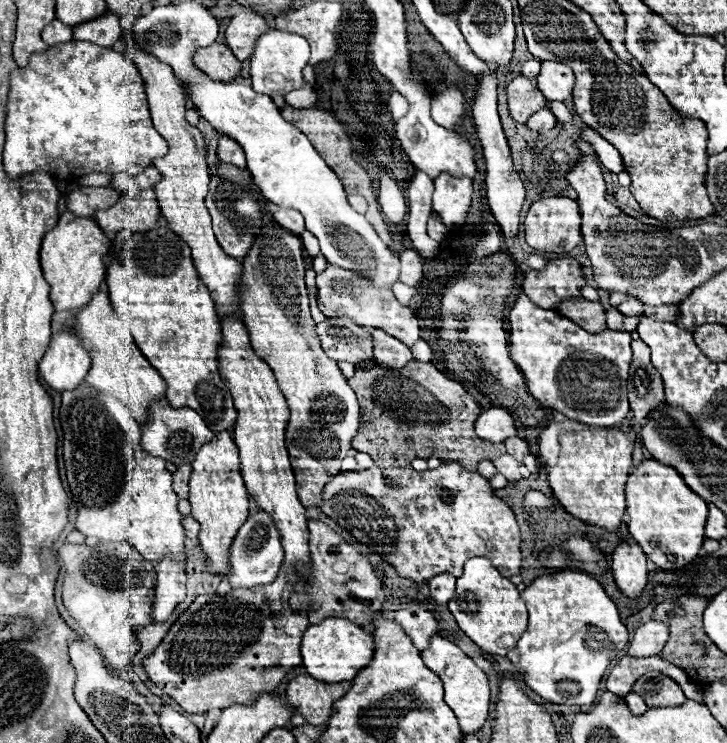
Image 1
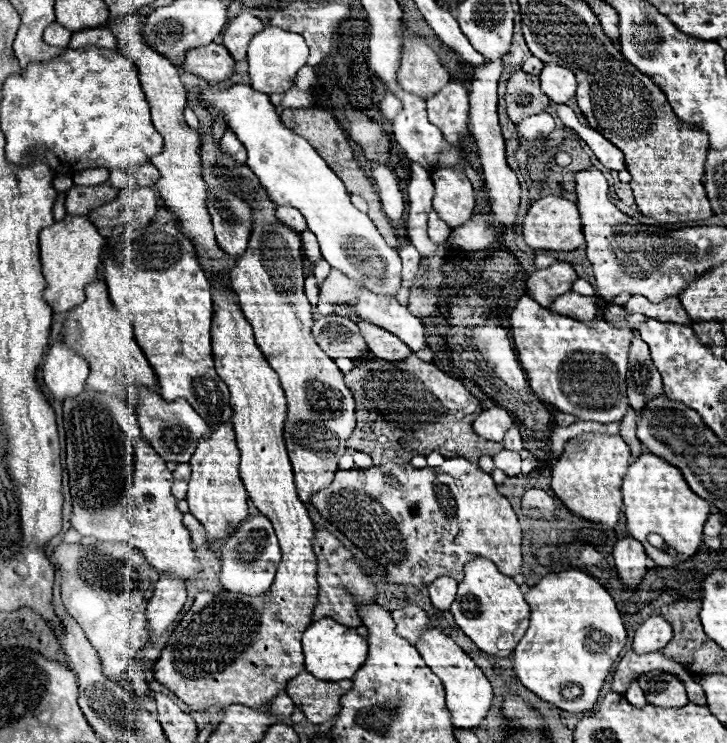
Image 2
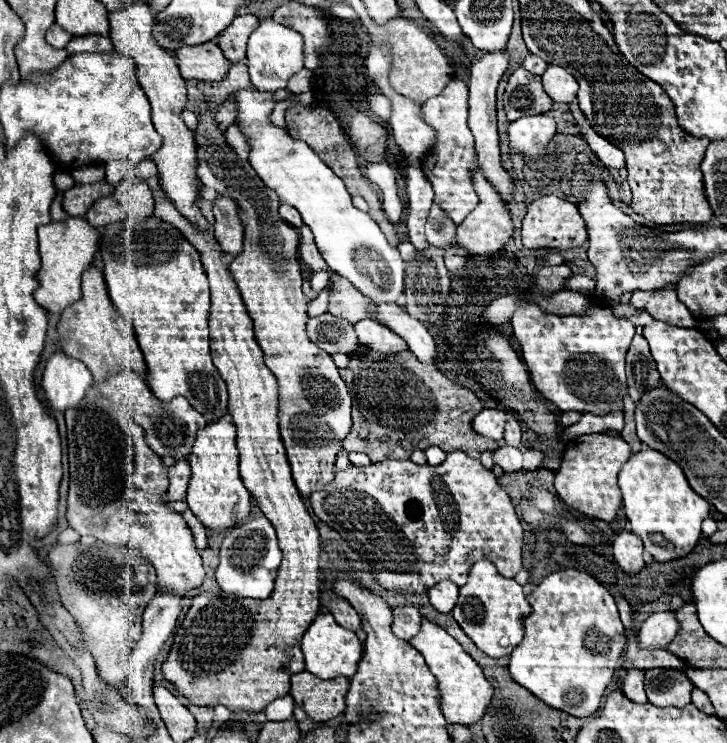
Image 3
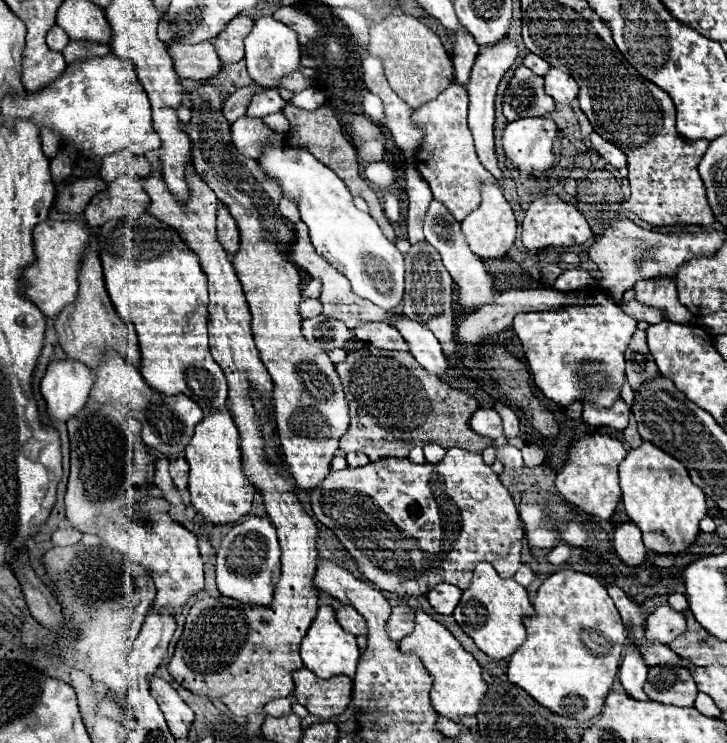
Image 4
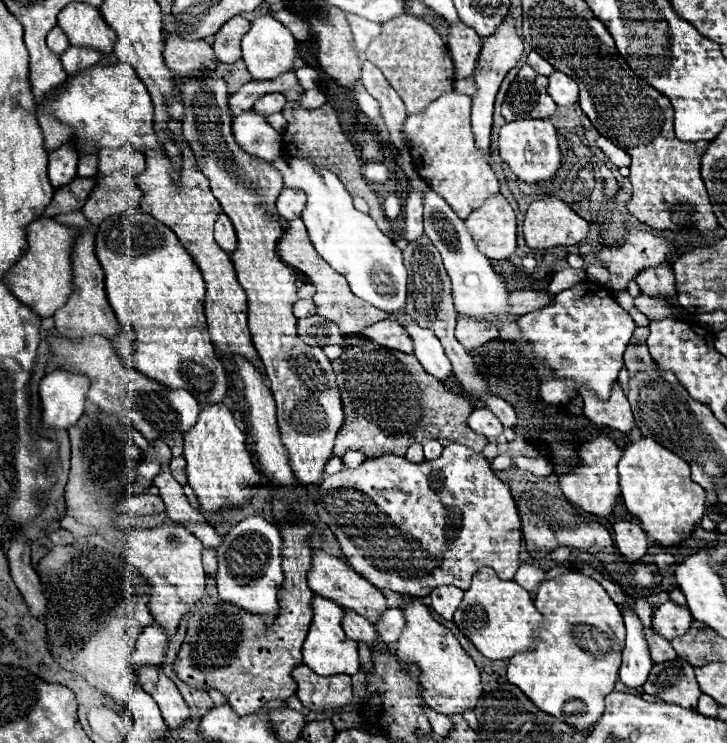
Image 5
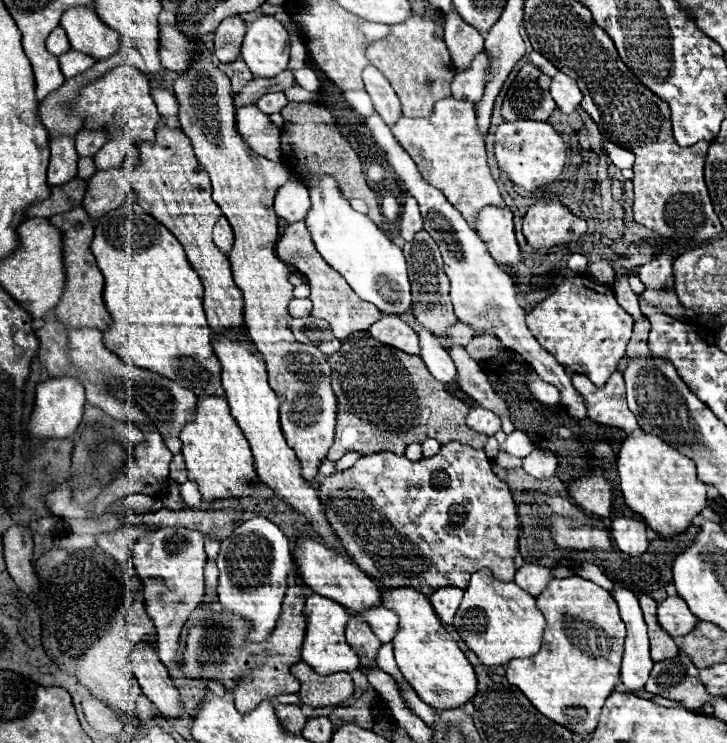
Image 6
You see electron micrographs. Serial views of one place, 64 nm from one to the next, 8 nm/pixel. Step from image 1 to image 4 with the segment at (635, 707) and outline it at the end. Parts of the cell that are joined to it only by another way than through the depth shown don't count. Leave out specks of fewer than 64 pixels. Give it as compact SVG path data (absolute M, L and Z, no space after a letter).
M632 644L626 646L622 666L620 666L620 682L624 690L636 700L649 700L647 694L642 690L646 682L646 674L648 674L648 666L642 662L642 656L638 654L638 650Z

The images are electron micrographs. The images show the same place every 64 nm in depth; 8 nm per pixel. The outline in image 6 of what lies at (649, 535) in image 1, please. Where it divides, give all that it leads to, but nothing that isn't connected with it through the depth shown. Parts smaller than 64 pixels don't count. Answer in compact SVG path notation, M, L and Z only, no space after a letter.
M640 432L622 442L618 478L626 506L640 514L646 526L660 538L674 538L676 534L686 532L706 506L706 484L696 478L694 462L652 434Z

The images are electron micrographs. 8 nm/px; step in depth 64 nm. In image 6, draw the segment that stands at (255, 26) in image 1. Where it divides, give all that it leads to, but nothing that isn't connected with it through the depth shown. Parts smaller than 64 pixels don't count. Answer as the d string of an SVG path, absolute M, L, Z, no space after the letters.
M240 16L226 18L214 32L214 56L224 64L238 60L244 34L246 34L246 22Z

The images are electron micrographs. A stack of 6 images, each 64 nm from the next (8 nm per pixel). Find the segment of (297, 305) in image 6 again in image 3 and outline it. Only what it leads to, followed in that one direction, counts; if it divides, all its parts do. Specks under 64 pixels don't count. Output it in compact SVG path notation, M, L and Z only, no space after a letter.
M324 288L324 290L318 294L318 298L308 304L308 314L310 314L310 316L320 316L320 314L324 314L324 312L326 312L326 300L330 300L328 288Z

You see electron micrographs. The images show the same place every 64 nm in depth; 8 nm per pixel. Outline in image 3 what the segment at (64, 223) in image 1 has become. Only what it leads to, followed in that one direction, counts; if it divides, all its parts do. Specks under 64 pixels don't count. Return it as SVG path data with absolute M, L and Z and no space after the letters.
M68 218L68 220L50 222L46 226L40 226L38 228L38 242L40 242L42 268L38 272L40 288L34 292L34 298L50 314L62 314L70 304L74 304L82 298L82 290L80 290L82 274L94 264L100 234L86 220Z

